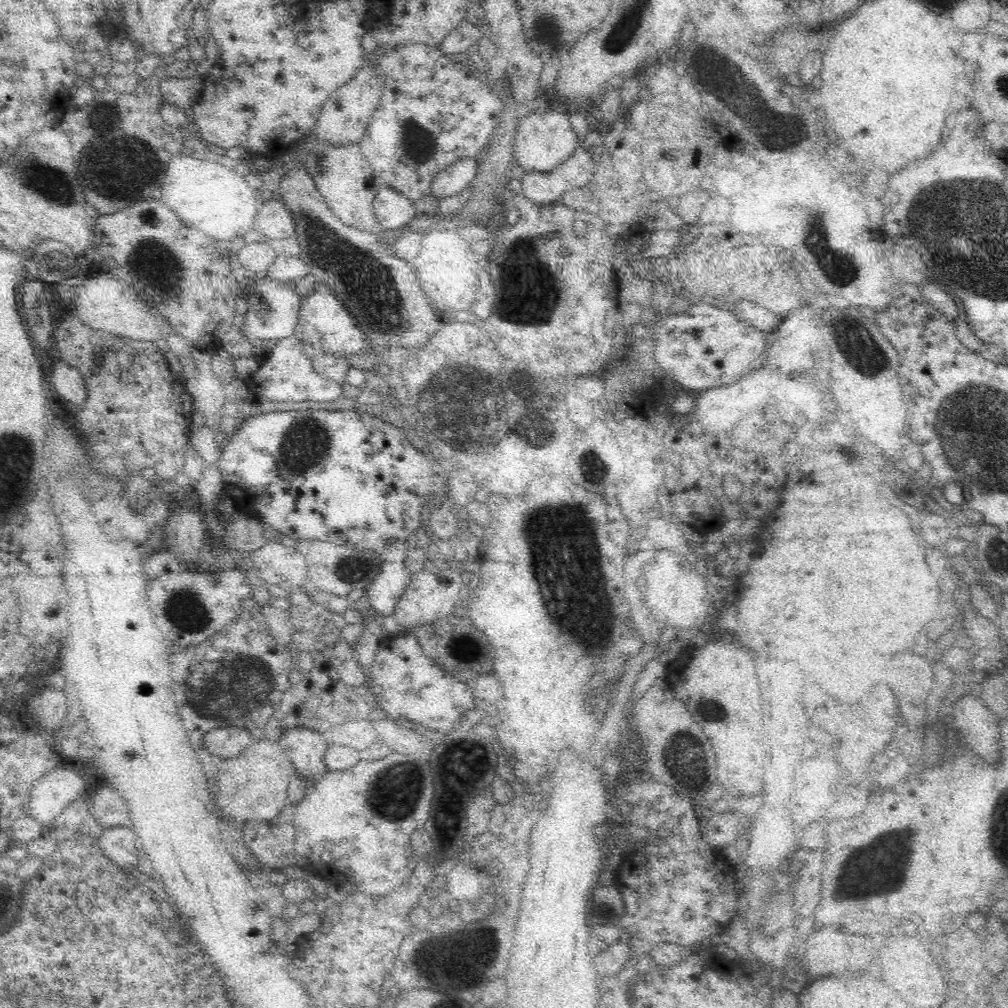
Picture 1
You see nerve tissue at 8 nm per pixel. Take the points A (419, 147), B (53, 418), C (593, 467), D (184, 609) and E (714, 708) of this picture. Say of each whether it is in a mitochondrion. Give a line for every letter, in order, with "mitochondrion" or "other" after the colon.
A: mitochondrion
B: other
C: mitochondrion
D: mitochondrion
E: mitochondrion

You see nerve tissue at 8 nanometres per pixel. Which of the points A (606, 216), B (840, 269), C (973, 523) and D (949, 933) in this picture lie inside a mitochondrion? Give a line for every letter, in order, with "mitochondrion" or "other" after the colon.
A: other
B: mitochondrion
C: other
D: other

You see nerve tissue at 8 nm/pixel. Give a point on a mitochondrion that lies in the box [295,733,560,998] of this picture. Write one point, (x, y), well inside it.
(396, 793)

